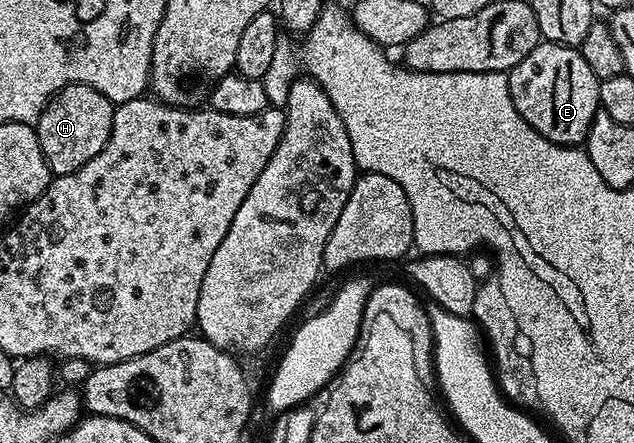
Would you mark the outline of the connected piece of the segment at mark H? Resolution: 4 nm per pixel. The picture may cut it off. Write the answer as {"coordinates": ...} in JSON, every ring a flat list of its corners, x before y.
{"coordinates":[[67,85,61,89,34,122,40,150,49,170,55,176,61,177,90,163,90,159,94,159,94,155,98,155,98,151,106,147,113,119,113,103,106,99,106,95,102,95,102,91,94,91,94,87,85,85]]}

